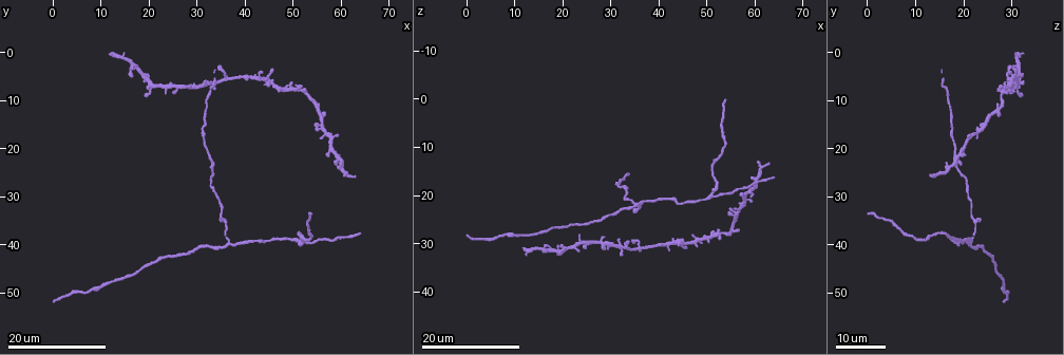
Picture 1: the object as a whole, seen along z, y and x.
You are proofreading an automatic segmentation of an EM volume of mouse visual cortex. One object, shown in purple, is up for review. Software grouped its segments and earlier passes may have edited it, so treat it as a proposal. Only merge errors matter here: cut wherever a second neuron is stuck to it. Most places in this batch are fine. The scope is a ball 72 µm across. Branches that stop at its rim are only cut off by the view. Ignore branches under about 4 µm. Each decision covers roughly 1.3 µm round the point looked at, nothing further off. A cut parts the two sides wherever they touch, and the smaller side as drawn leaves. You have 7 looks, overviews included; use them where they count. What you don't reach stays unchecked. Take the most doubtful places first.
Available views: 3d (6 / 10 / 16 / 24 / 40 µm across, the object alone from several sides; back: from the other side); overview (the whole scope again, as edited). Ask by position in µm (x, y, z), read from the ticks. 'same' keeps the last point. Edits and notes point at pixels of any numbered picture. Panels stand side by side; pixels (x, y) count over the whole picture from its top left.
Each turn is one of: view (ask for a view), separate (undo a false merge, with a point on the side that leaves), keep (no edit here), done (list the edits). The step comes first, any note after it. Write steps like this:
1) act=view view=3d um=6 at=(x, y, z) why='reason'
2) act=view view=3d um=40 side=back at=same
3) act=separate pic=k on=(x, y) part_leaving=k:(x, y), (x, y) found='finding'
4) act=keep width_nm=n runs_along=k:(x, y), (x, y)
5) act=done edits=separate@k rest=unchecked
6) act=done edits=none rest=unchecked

act=view view=3d um=16 at=(36.5, 40.0, 21.5) why='small branch off a trunk'

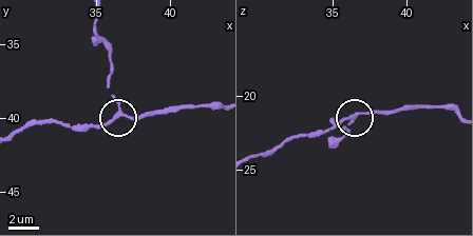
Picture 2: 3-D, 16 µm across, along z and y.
act=view view=3d um=10 at=(36.4, 39.6, 21.2)

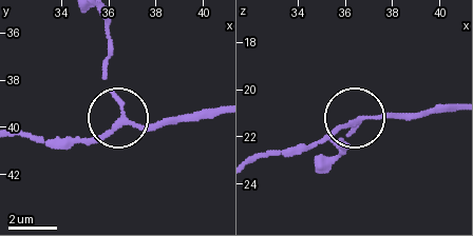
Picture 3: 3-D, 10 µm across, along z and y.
act=keep side_arm_um=41 runs_along=3:(453, 110), (356, 116), (344, 143) found='all the same neuron'

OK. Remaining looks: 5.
act=view view=3d um=16 at=(35.0, 34.0, 21.5) why='sudden change in width'

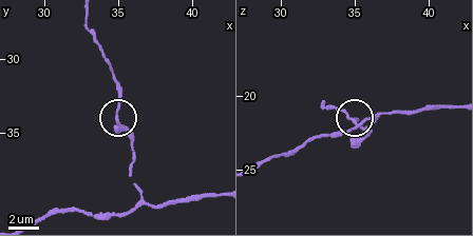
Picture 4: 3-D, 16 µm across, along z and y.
act=view view=3d um=6 at=(34.8, 34.2, 21.6) why='closer look'

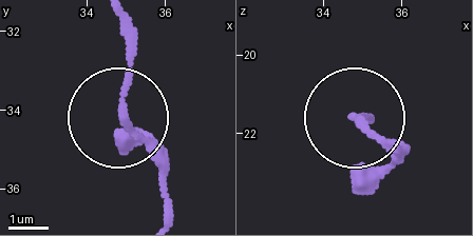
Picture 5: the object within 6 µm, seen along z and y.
act=keep runs_along=5:(164, 212), (161, 162), (124, 112), (124, 21) found='continuous, no second neuron'

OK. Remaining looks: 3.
act=view view=3d um=16 at=(44.0, 39.5, 22.0) why='calibre changes'

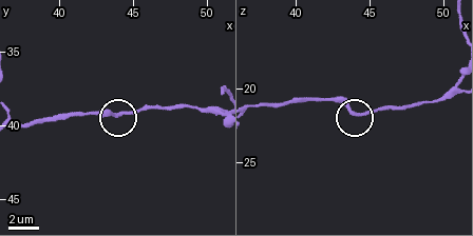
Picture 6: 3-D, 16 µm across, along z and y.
act=view view=3d um=10 at=(44.2, 39.4, 21.6) why='zoom in'

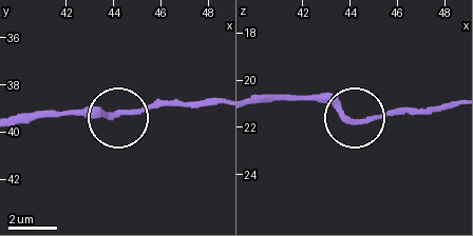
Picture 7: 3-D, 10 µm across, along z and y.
act=view view=3d um=6 at=(44.2, 39.3, 21.7)

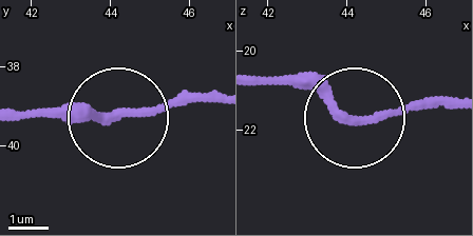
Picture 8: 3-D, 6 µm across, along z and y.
act=keep found='all the same neuron'

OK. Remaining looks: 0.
act=done edits=none rest=unchecked

